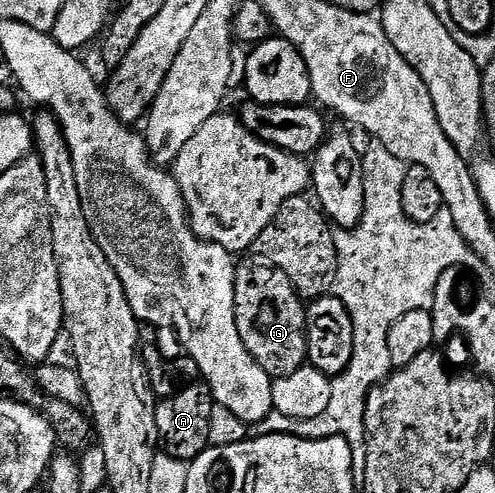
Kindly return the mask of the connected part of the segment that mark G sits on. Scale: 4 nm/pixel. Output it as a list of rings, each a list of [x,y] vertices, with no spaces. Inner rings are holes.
[[[266,261],[254,262],[240,262],[235,268],[233,305],[237,333],[267,375],[288,375],[308,362],[305,303],[281,268]]]

